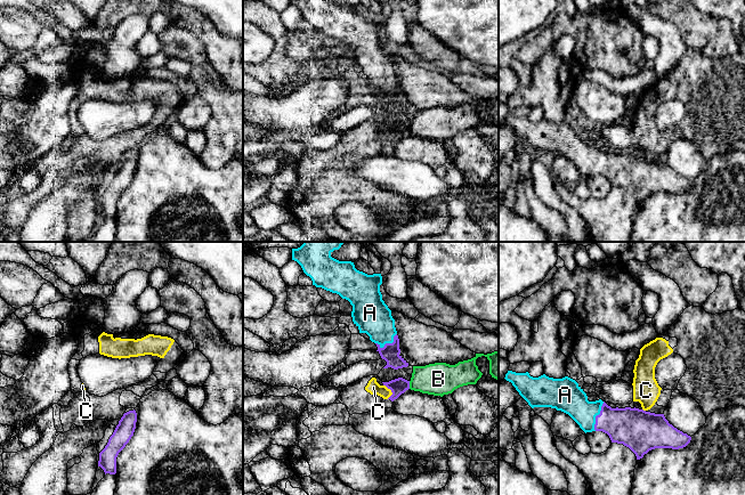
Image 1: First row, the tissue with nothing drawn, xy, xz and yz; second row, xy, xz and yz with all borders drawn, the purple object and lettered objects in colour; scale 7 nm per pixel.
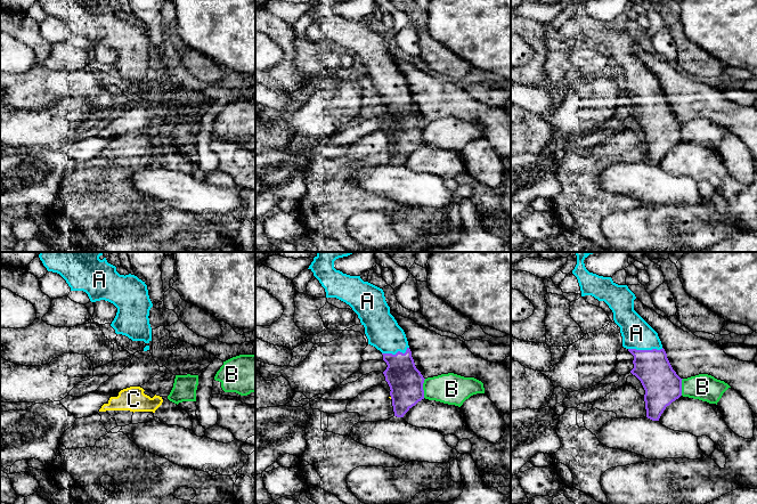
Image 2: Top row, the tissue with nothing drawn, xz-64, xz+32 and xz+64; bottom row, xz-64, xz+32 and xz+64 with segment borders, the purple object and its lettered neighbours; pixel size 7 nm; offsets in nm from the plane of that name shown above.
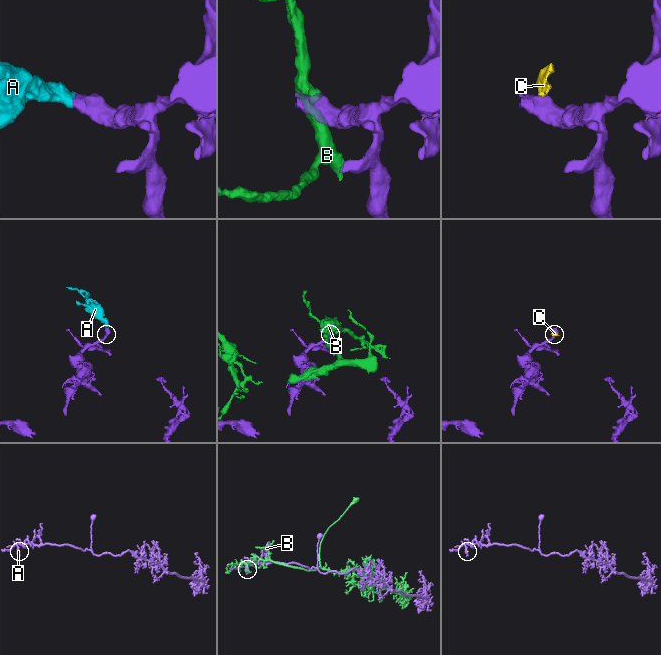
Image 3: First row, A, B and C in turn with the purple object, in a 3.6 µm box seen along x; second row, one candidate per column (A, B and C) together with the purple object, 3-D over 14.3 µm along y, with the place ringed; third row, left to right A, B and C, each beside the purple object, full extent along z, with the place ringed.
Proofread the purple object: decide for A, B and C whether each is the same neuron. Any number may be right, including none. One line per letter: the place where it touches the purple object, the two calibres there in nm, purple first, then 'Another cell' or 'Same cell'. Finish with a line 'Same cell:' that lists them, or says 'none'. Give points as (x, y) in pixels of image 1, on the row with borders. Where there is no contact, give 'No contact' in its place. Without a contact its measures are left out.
A: Touches purple at yz (596, 416). Thickness 260 nm (purple) against 220 nm. Same cell
B: Touches purple at xz (409, 384). Thickness 110 nm (purple) against 240 nm. Another cell
C: Touches purple at xz (391, 391). Thickness 110 nm (purple) against 90 nm. Another cell
Same cell: A

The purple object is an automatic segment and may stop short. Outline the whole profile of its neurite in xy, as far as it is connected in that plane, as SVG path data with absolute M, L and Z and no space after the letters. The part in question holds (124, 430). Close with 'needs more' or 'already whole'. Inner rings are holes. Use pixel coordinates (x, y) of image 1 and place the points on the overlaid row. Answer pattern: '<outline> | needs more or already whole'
M135 409L124 413L110 437L107 445L99 453L98 466L104 470L105 474L116 473L116 457L133 436L136 422L137 413Z | already whole

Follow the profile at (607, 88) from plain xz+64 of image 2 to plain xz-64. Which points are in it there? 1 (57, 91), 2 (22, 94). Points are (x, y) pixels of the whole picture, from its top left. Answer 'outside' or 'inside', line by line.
1: outside
2: outside

